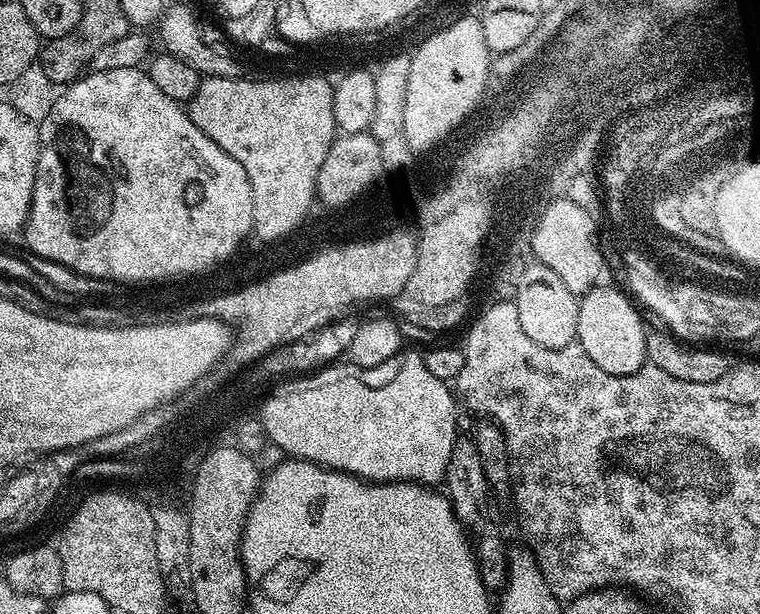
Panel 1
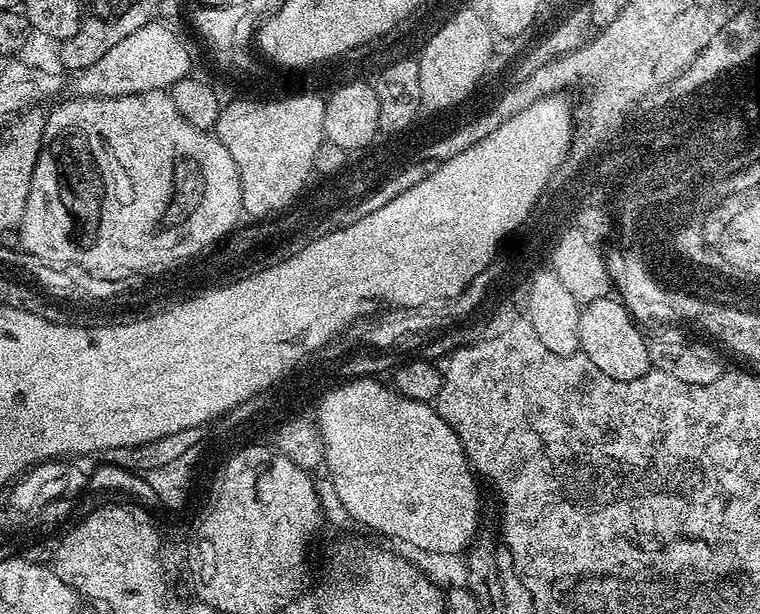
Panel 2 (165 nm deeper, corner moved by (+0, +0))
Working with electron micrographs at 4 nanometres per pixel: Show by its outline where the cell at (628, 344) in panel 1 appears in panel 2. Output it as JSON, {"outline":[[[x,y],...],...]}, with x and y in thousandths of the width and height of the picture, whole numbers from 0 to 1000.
{"outline":[[[804,480],[793,482],[791,489],[783,489],[775,495],[767,497],[763,505],[763,573],[792,603],[792,609],[803,609],[803,616],[814,619],[833,619],[845,616],[855,603],[853,590],[853,555],[849,542],[842,542],[843,529],[833,520],[826,503],[821,500],[814,487]]]}

